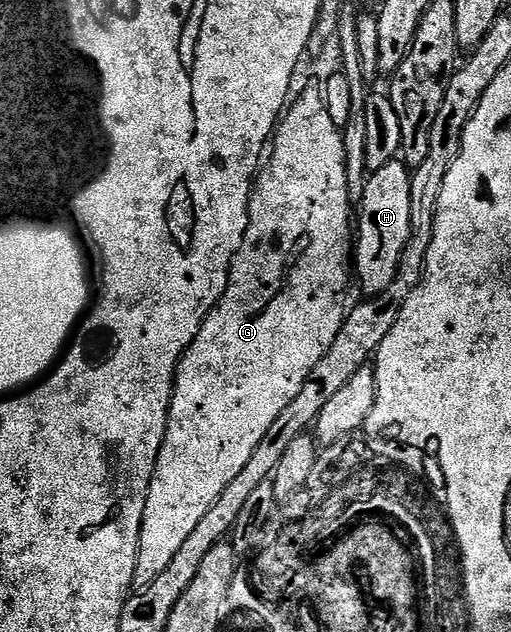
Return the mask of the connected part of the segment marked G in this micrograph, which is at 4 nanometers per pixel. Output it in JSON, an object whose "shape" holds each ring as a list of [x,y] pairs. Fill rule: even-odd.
{"shape":[[[321,104],[302,105],[291,105],[283,113],[272,135],[268,157],[257,175],[250,195],[248,228],[244,232],[242,246],[230,265],[230,282],[224,288],[224,296],[220,296],[220,300],[214,306],[214,311],[204,320],[196,340],[192,340],[192,344],[178,361],[178,371],[174,373],[174,393],[170,395],[166,435],[162,441],[160,456],[156,460],[154,479],[148,488],[148,500],[144,504],[144,520],[140,528],[140,544],[134,573],[135,591],[148,589],[152,580],[156,580],[156,576],[160,576],[160,572],[164,572],[164,568],[172,564],[172,556],[180,552],[184,540],[188,540],[196,524],[200,524],[200,519],[207,514],[208,508],[212,508],[212,504],[220,500],[224,488],[228,488],[228,484],[232,484],[232,480],[236,480],[237,474],[244,469],[244,464],[252,460],[252,452],[256,452],[256,444],[264,440],[268,428],[272,428],[272,423],[276,421],[276,416],[280,416],[280,412],[284,412],[284,408],[288,408],[288,404],[292,404],[292,400],[300,396],[300,388],[304,388],[312,368],[316,368],[324,352],[332,348],[332,340],[336,340],[342,327],[344,317],[342,293],[346,290],[346,269],[348,272],[352,266],[352,216],[350,220],[350,178],[346,175],[346,146],[342,143],[343,131],[334,126],[332,119],[328,117],[328,108],[324,108]]]}

